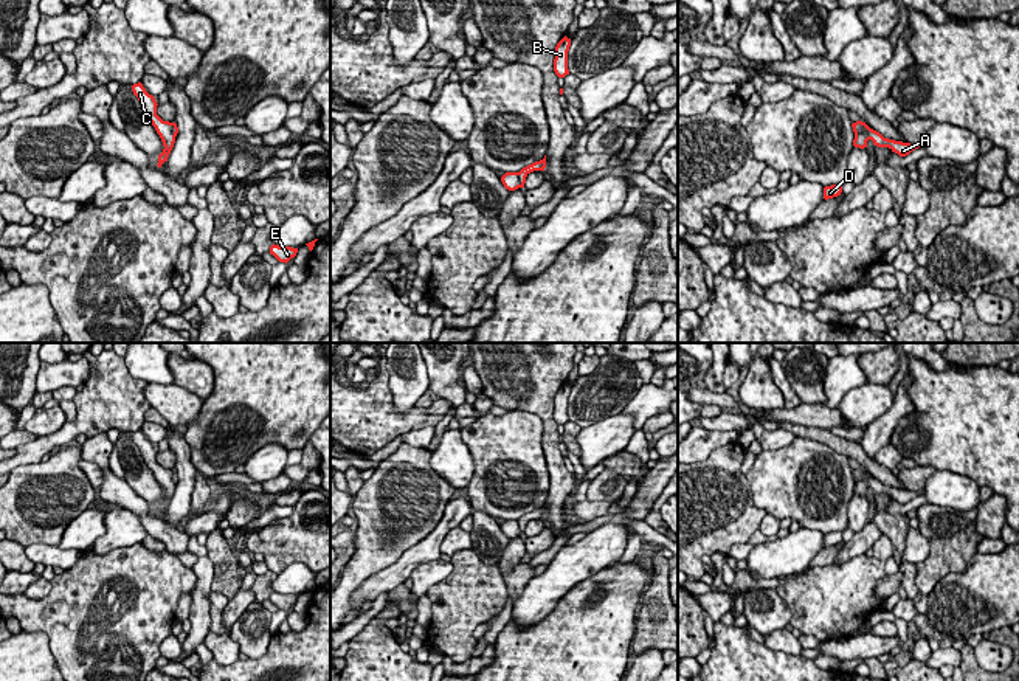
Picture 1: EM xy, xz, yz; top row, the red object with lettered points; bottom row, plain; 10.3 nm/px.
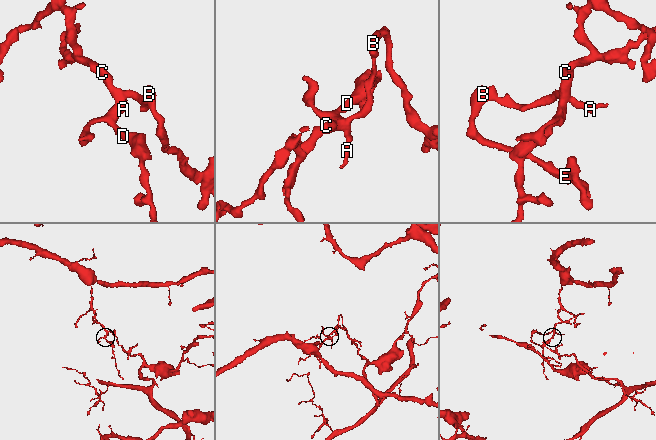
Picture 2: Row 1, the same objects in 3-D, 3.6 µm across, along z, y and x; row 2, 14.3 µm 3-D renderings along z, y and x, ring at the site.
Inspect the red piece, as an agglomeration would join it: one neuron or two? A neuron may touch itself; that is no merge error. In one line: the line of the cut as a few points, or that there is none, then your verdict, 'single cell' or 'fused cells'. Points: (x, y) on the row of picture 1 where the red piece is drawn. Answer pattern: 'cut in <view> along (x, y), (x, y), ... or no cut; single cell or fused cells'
cut in yz along (855, 135), (864, 134), (869, 138); fused cells

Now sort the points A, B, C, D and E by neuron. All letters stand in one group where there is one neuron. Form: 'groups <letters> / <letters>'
groups A B E / C D

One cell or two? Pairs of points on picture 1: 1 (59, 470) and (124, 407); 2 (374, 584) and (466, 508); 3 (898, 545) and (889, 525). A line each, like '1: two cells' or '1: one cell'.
1: two cells
2: one cell
3: one cell

